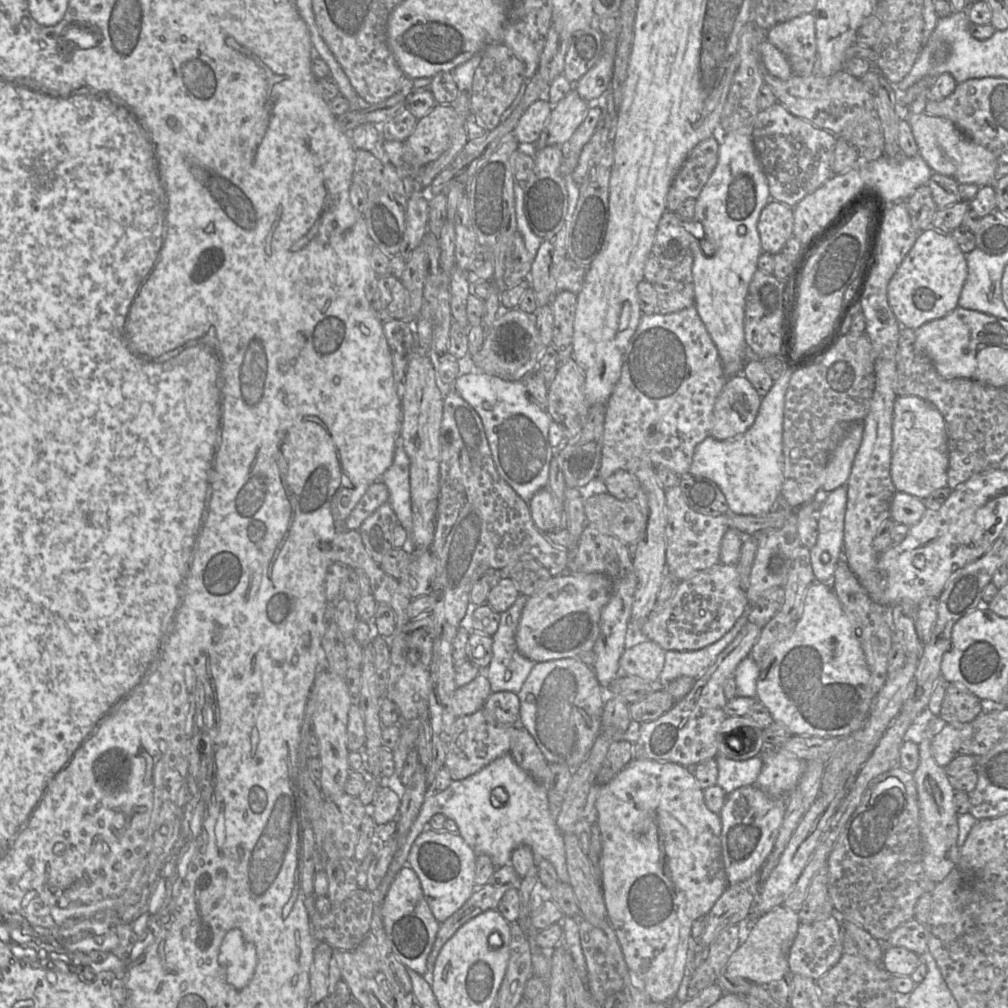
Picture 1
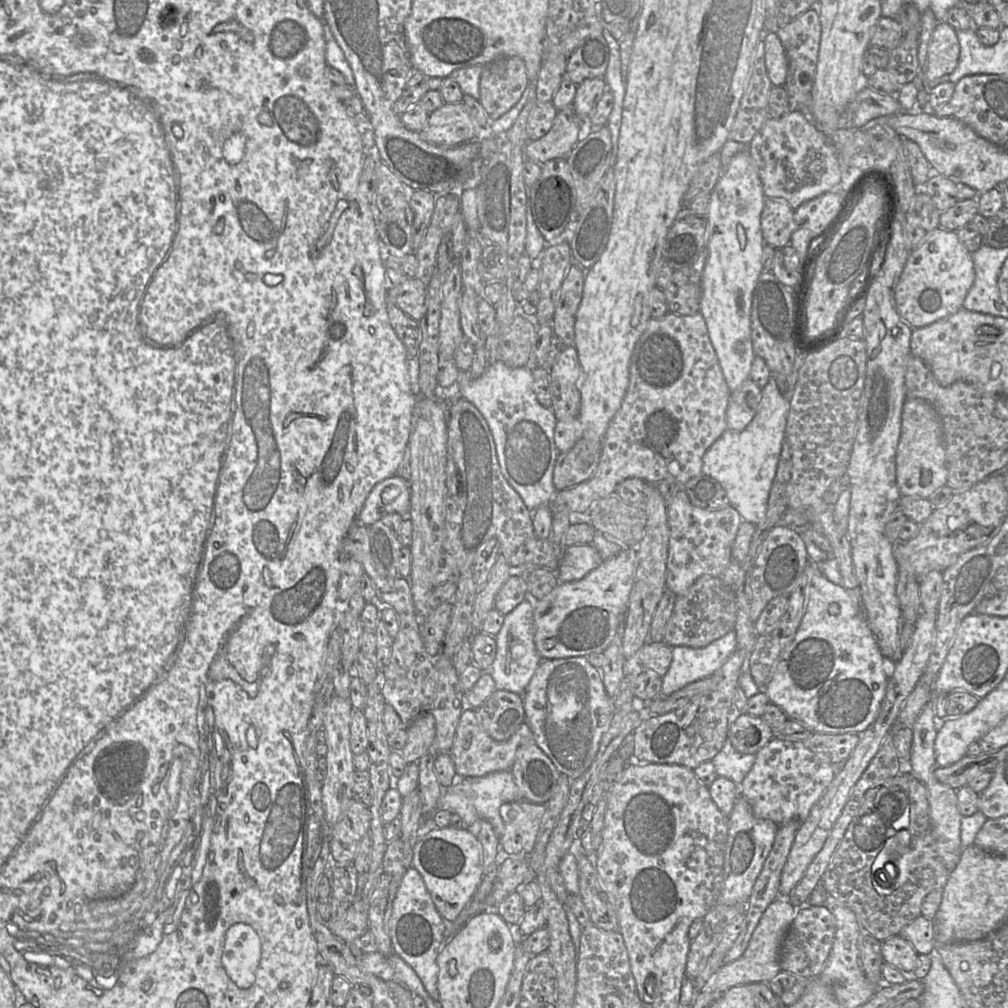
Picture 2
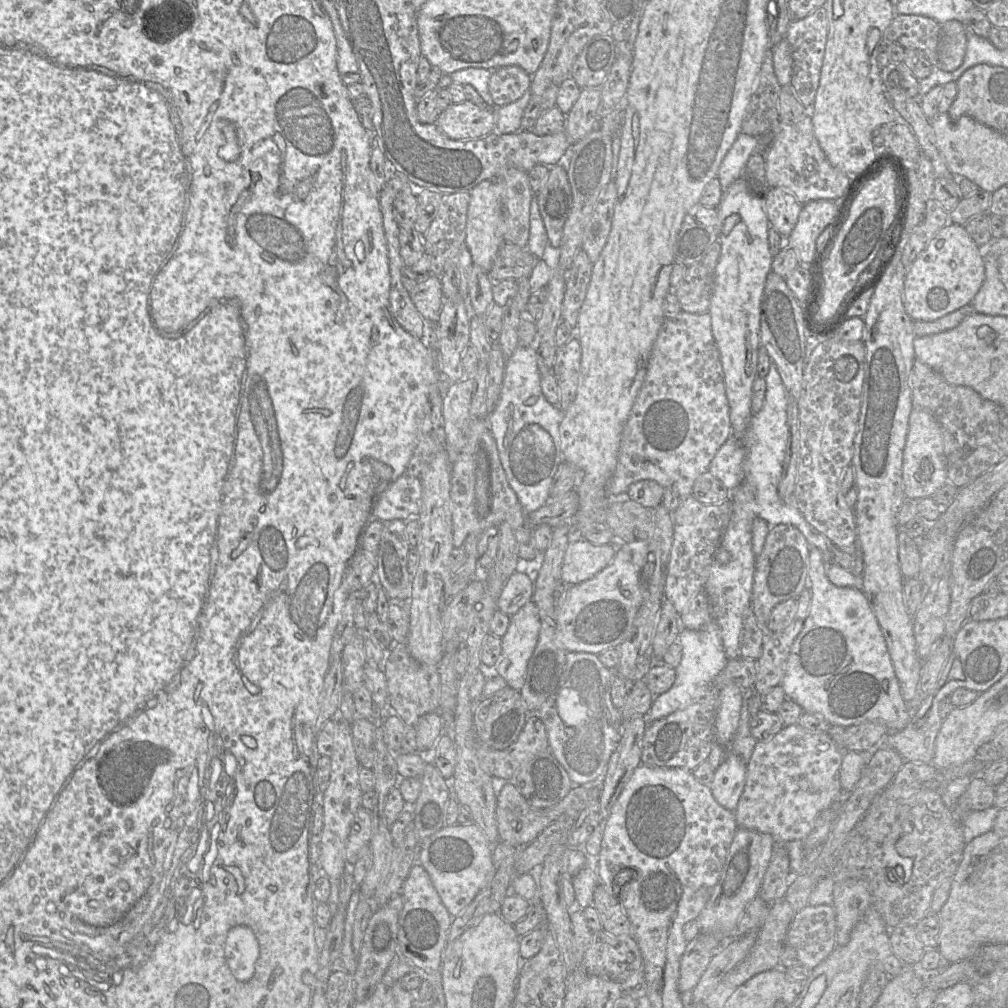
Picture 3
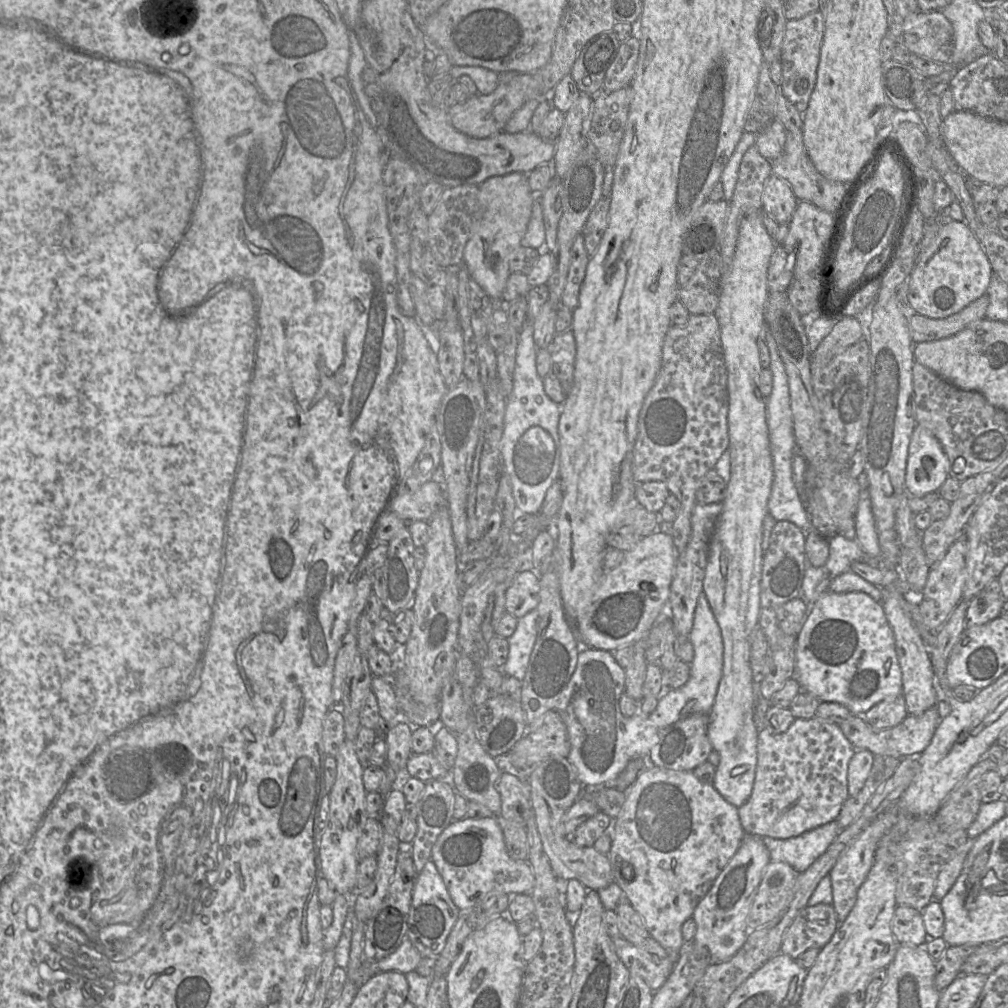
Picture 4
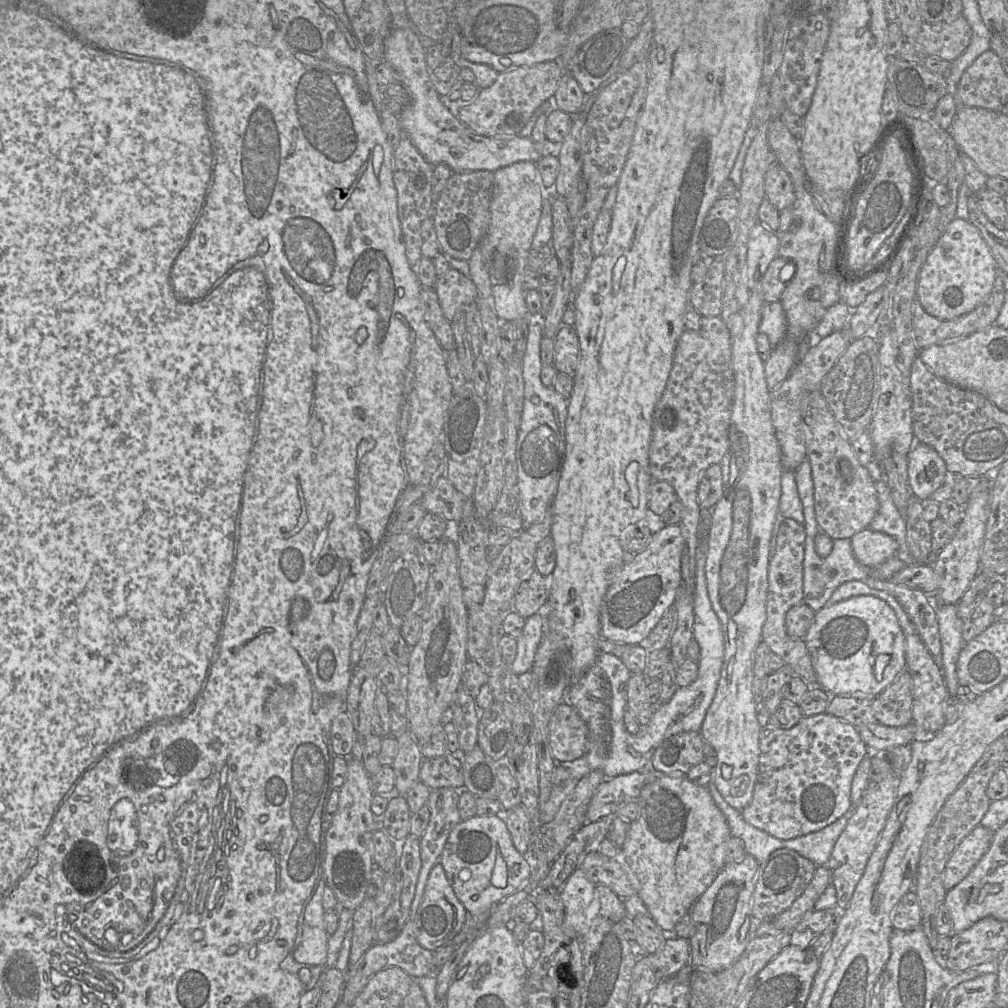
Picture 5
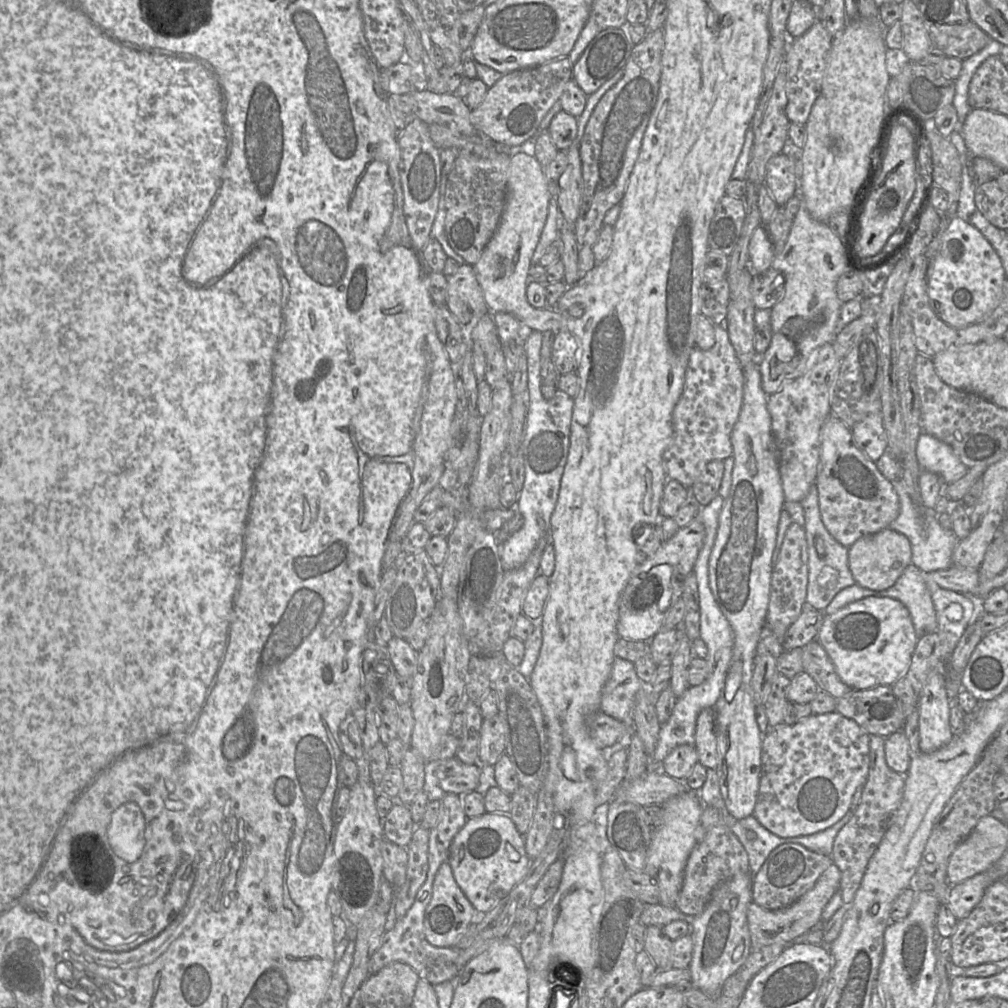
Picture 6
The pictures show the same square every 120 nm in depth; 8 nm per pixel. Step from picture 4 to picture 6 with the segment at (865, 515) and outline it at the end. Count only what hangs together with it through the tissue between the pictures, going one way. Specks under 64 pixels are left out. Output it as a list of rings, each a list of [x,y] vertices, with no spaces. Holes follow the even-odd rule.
[[[902,480],[890,481],[899,497],[900,511],[898,517],[889,528],[904,534],[911,543],[912,564],[923,573],[948,569],[952,566],[952,554],[960,539],[952,530],[943,528],[938,522],[938,514],[934,510],[920,510],[907,493]]]

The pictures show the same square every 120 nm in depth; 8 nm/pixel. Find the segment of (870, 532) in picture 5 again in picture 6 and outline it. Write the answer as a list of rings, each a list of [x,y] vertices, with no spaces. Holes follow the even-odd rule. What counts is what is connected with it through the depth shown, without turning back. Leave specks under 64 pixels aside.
[[[889,527],[861,537],[848,549],[848,565],[855,584],[869,590],[882,591],[893,586],[911,562],[912,551],[909,539]]]

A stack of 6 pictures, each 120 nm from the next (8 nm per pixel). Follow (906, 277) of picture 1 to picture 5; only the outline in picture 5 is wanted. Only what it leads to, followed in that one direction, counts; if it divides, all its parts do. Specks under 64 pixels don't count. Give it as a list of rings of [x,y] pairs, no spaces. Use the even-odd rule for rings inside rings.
[[[954,218],[941,234],[922,265],[916,300],[939,320],[960,317],[978,307],[989,296],[997,277],[996,261],[978,229],[969,221]]]

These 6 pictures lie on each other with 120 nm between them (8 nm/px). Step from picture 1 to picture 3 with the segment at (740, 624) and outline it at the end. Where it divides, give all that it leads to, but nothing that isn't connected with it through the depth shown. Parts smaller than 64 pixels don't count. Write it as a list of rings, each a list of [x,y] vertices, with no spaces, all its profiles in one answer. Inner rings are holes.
[[[713,622],[702,630],[683,628],[678,642],[682,646],[683,655],[679,665],[675,668],[676,680],[668,691],[654,697],[648,712],[649,723],[684,709],[707,695],[718,694],[718,689],[714,687],[714,679],[725,668],[728,658],[717,623]]]

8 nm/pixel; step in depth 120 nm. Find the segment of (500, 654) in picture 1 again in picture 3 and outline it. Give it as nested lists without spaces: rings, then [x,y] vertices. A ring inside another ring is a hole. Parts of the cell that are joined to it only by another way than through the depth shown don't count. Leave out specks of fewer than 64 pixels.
[[[533,601],[526,603],[510,617],[505,635],[501,638],[502,652],[496,669],[507,686],[520,691],[527,665],[538,642],[541,621]]]

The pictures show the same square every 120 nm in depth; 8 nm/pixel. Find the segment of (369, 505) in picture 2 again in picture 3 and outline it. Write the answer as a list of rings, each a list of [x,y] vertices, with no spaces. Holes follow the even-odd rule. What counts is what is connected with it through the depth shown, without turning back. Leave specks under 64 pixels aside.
[[[404,473],[381,493],[372,515],[382,522],[417,518],[420,512],[421,495],[420,479]]]

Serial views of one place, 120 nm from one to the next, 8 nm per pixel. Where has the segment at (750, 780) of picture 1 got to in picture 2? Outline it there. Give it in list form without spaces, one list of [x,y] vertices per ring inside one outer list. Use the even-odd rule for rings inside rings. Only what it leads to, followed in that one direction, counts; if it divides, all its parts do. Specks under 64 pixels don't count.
[[[727,738],[721,750],[711,760],[718,776],[732,780],[739,787],[753,767],[756,754],[742,754],[733,747]]]

